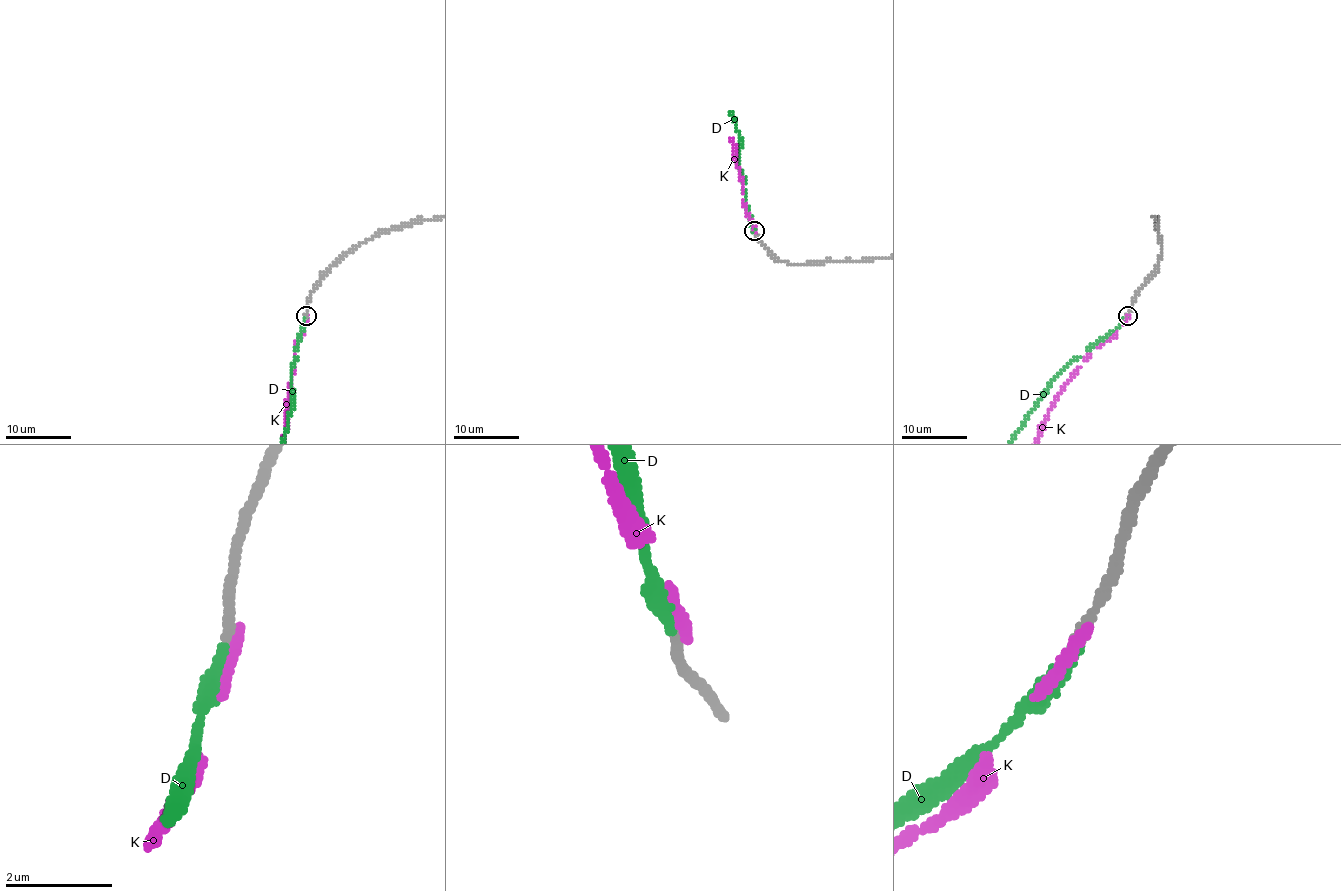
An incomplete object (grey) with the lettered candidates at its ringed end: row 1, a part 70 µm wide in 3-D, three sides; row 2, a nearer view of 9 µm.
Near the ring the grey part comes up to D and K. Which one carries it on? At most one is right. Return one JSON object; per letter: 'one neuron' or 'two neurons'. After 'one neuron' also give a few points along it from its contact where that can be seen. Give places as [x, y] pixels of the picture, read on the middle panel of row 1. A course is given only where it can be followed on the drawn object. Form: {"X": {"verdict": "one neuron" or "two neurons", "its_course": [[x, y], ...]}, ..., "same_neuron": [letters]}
{"D": {"verdict": "one neuron"}, "K": {"verdict": "two neurons"}, "same_neuron": ["D"]}

